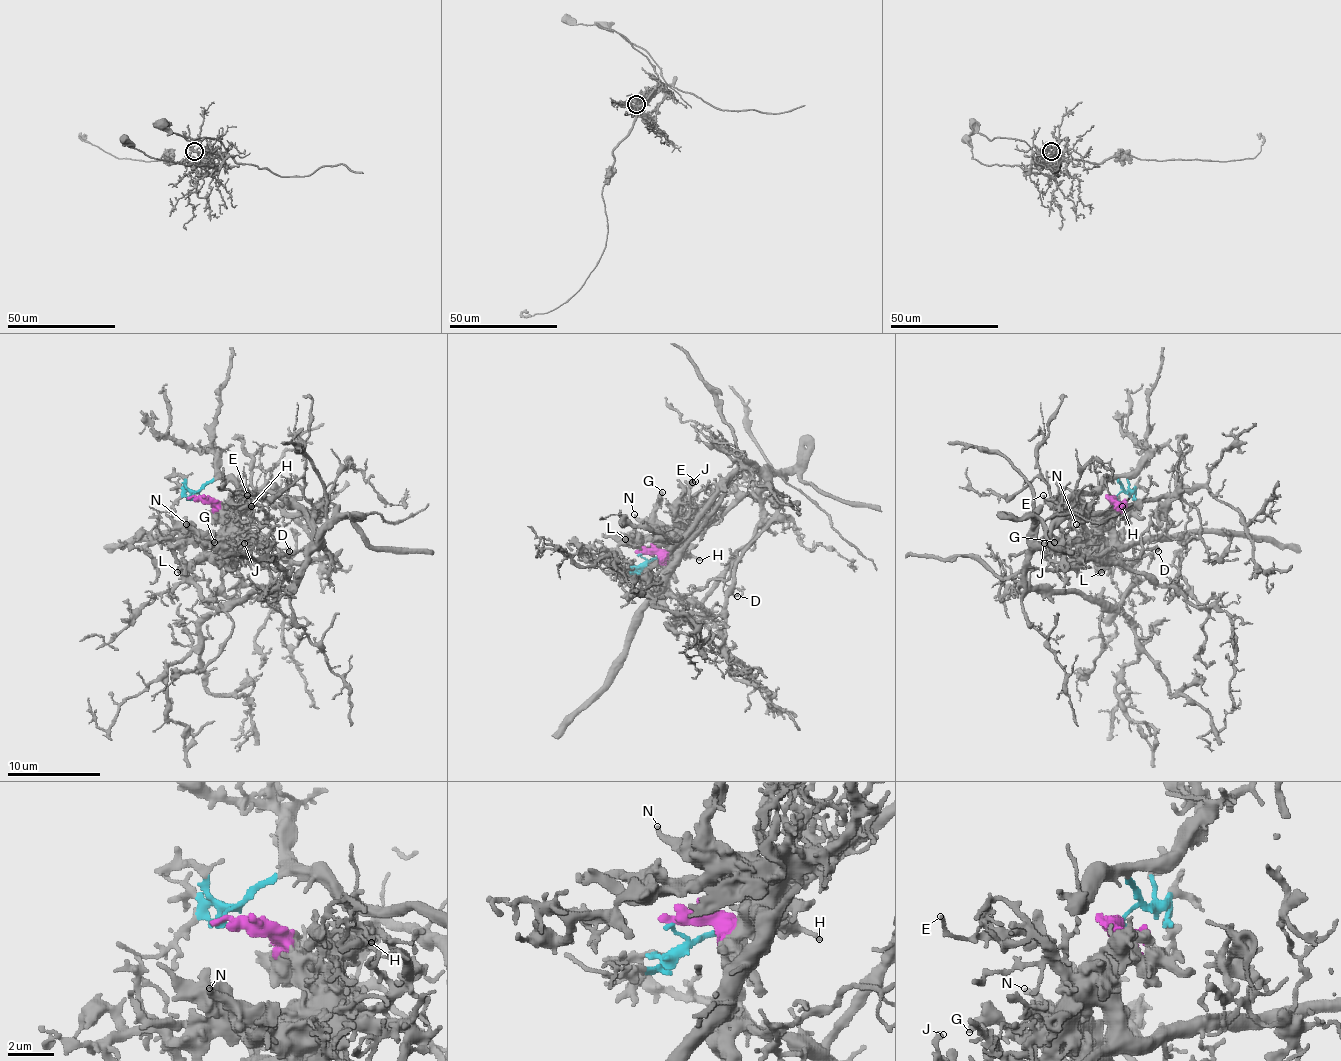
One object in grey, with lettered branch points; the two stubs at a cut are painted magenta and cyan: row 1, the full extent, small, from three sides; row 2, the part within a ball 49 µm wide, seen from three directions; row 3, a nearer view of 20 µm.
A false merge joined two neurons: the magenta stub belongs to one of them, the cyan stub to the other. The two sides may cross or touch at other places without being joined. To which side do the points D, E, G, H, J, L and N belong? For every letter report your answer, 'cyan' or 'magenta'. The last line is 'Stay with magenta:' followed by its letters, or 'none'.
D: cyan
E: magenta
G: magenta
H: magenta
J: magenta
L: magenta
N: magenta
Stay with magenta: E, G, H, J, L, N

